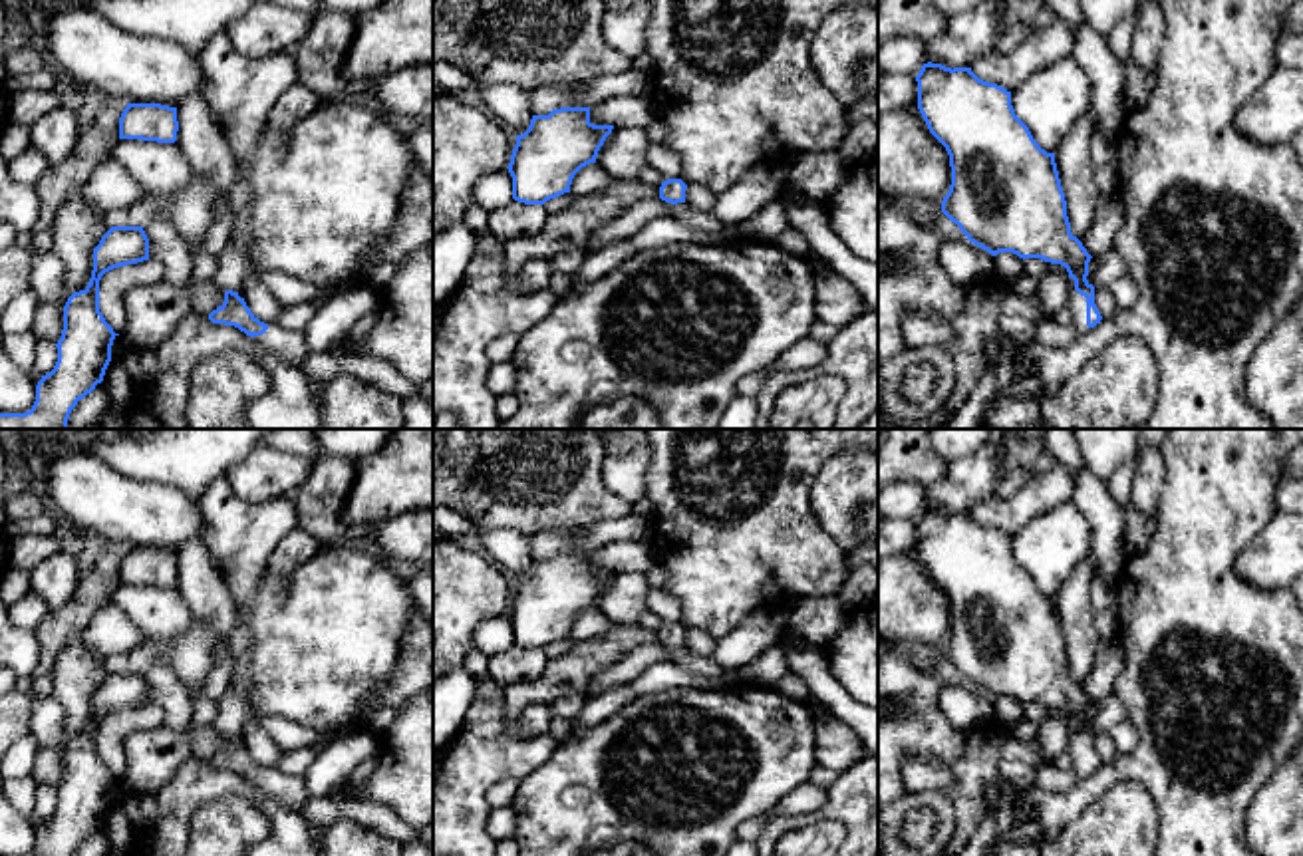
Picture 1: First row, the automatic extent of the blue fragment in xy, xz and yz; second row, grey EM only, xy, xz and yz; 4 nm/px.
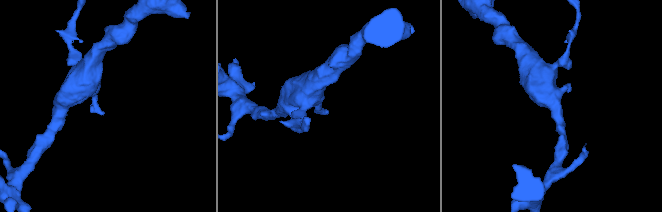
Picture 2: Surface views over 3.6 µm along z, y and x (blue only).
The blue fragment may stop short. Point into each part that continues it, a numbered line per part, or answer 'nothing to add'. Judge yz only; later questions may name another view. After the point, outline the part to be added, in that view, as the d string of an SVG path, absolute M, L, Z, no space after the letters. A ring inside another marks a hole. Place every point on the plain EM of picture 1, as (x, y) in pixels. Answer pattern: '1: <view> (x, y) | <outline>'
1: yz (1077, 749) | M1071 735L1071 741L1067 745L1067 753L1071 757L1073 763L1073 773L1077 777L1086 777L1086 743L1081 741L1077 735Z

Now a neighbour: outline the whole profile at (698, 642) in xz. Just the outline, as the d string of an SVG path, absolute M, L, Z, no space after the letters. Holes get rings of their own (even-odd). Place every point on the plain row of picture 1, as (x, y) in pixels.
M687 630L685 634L685 647L695 653L695 655L703 655L709 657L715 649L715 638L701 632L701 630Z

